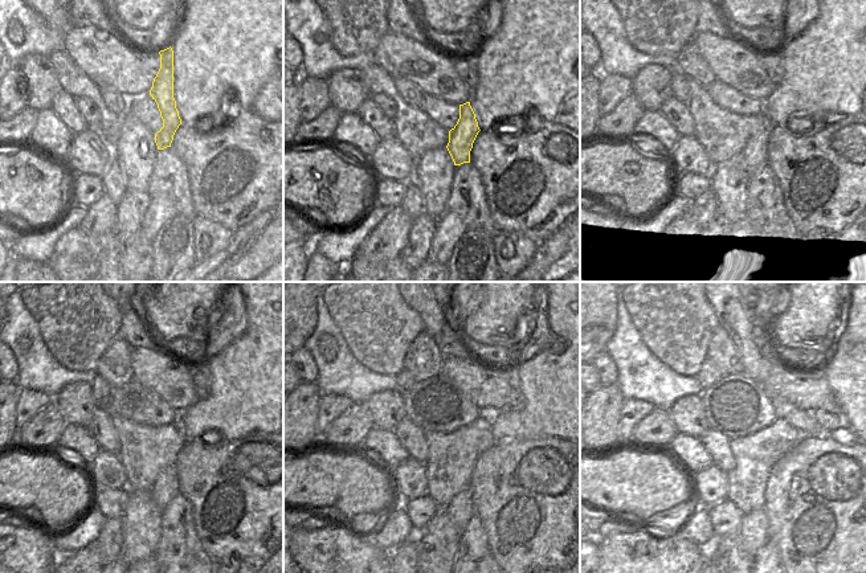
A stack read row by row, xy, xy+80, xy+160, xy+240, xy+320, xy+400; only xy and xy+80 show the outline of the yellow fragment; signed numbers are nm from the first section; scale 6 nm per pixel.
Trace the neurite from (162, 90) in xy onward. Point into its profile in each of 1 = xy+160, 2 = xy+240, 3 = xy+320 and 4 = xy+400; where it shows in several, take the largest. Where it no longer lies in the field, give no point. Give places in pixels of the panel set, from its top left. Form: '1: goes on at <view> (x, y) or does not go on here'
1: goes on at xy+160 (755, 152)
2: goes on at xy+240 (166, 486)
3: goes on at xy+320 (460, 510)
4: goes on at xy+400 (752, 535)

